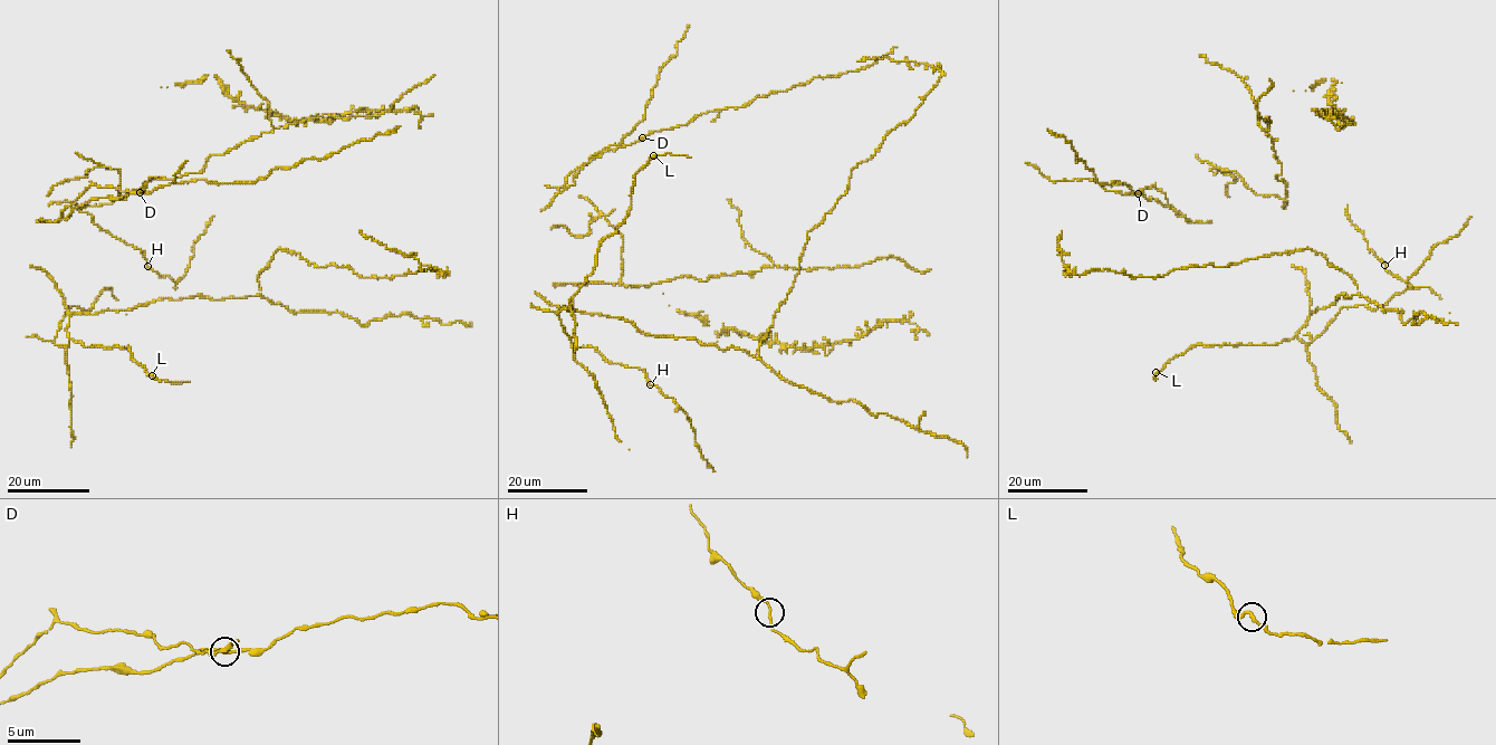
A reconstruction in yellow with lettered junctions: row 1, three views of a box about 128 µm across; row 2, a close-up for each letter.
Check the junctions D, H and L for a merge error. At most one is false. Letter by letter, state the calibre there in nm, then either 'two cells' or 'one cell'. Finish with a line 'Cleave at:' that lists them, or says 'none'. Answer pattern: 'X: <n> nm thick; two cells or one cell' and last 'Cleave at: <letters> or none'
D: 200 nm thick; one cell
H: 170 nm thick; one cell
L: 180 nm thick; one cell
Cleave at: none

